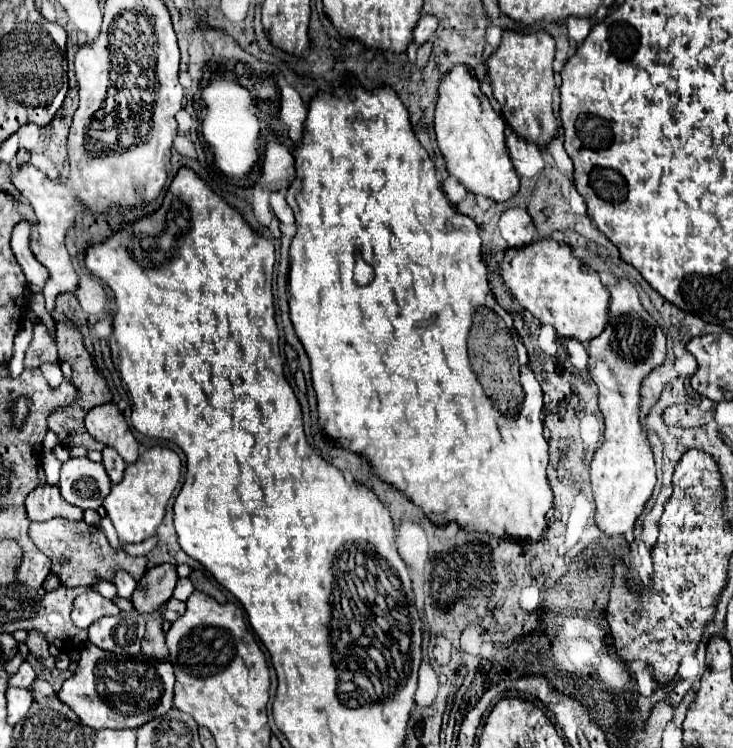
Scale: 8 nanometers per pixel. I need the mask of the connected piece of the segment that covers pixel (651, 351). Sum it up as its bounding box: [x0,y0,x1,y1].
[588,279,666,545]

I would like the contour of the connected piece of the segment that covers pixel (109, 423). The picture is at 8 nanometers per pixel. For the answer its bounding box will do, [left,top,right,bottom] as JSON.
[86,403,138,463]

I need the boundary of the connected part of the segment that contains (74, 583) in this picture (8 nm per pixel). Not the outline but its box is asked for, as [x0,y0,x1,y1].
[28,517,148,587]

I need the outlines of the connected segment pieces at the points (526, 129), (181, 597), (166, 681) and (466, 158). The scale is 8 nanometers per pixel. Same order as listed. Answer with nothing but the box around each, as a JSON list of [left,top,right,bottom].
[[488,31,560,149],[172,577,194,601],[58,643,174,729],[436,67,520,201]]

